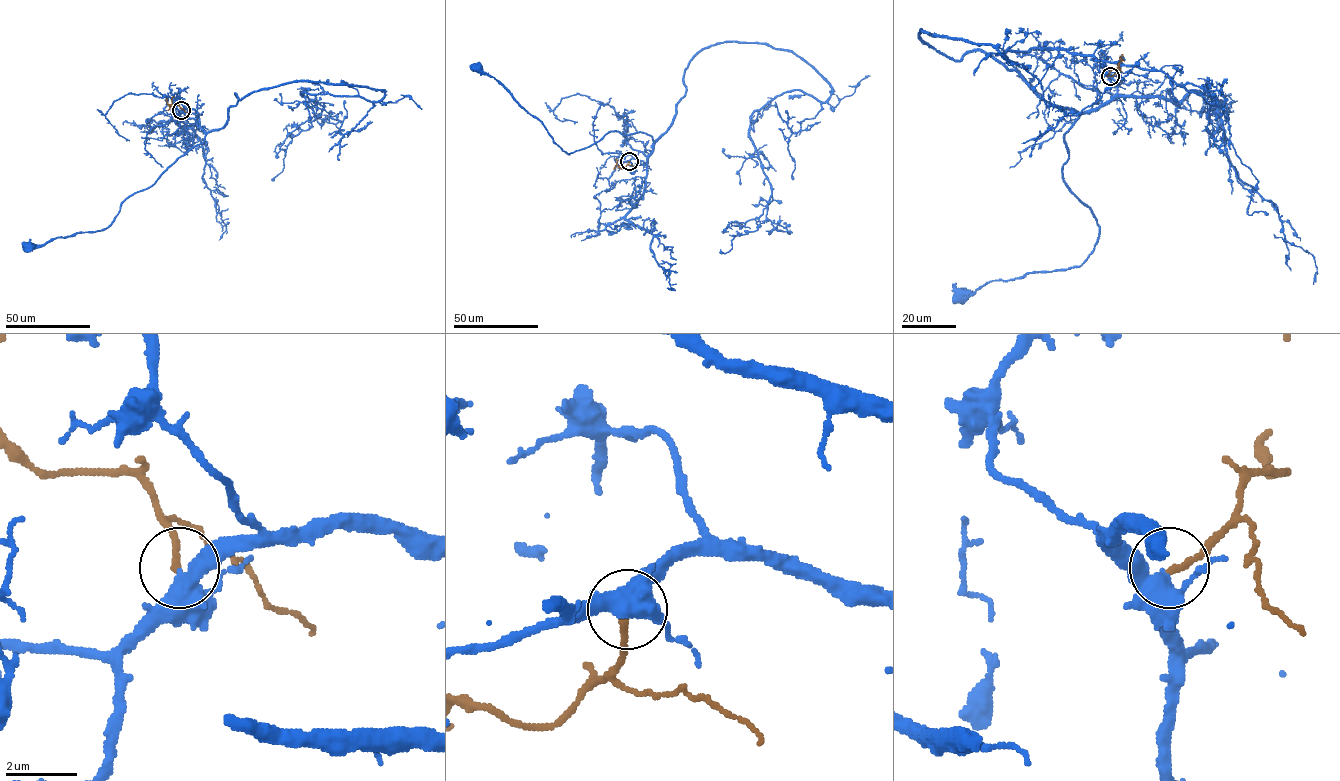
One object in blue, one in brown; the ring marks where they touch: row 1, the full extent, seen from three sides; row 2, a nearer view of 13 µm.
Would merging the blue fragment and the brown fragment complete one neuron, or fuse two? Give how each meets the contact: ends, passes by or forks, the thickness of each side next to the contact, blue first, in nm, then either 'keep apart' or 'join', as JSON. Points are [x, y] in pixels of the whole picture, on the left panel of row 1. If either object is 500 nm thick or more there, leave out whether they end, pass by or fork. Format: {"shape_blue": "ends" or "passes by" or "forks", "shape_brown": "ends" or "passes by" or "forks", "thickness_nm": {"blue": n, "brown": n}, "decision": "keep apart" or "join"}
{"shape_blue": "passes by", "shape_brown": "ends", "thickness_nm": {"blue": 440, "brown": 180}, "decision": "join"}

